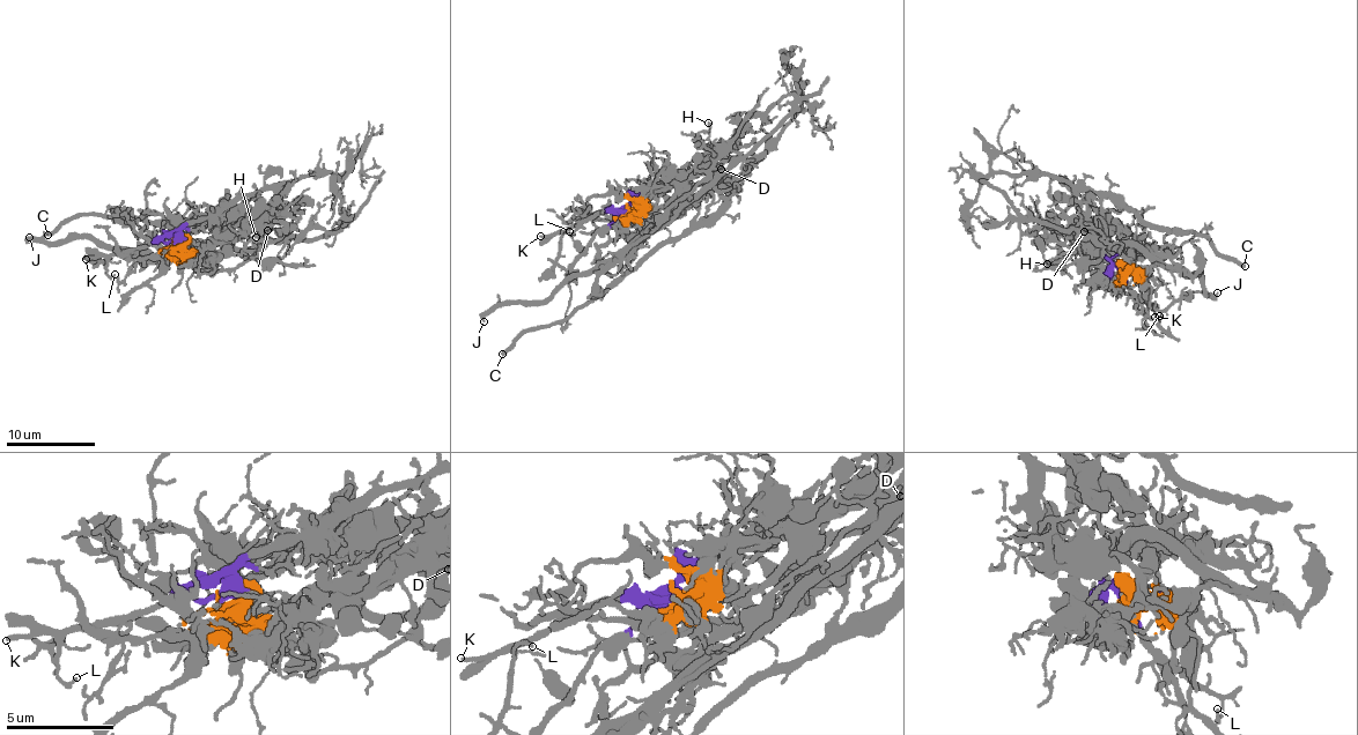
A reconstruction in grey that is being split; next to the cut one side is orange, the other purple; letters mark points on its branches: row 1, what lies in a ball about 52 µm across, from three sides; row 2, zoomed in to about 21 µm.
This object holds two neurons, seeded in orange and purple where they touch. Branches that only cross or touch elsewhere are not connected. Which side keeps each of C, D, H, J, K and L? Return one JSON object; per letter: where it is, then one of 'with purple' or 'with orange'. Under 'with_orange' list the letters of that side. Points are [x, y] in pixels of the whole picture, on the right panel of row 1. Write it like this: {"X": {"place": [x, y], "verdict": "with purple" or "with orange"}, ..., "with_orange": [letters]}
{"C": {"place": [1245, 266], "verdict": "with purple"}, "D": {"place": [1084, 231], "verdict": "with orange"}, "H": {"place": [1047, 264], "verdict": "with orange"}, "J": {"place": [1217, 292], "verdict": "with orange"}, "K": {"place": [1154, 317], "verdict": "with purple"}, "L": {"place": [1159, 316], "verdict": "with purple"}, "with_orange": ["D", "H", "J"]}

